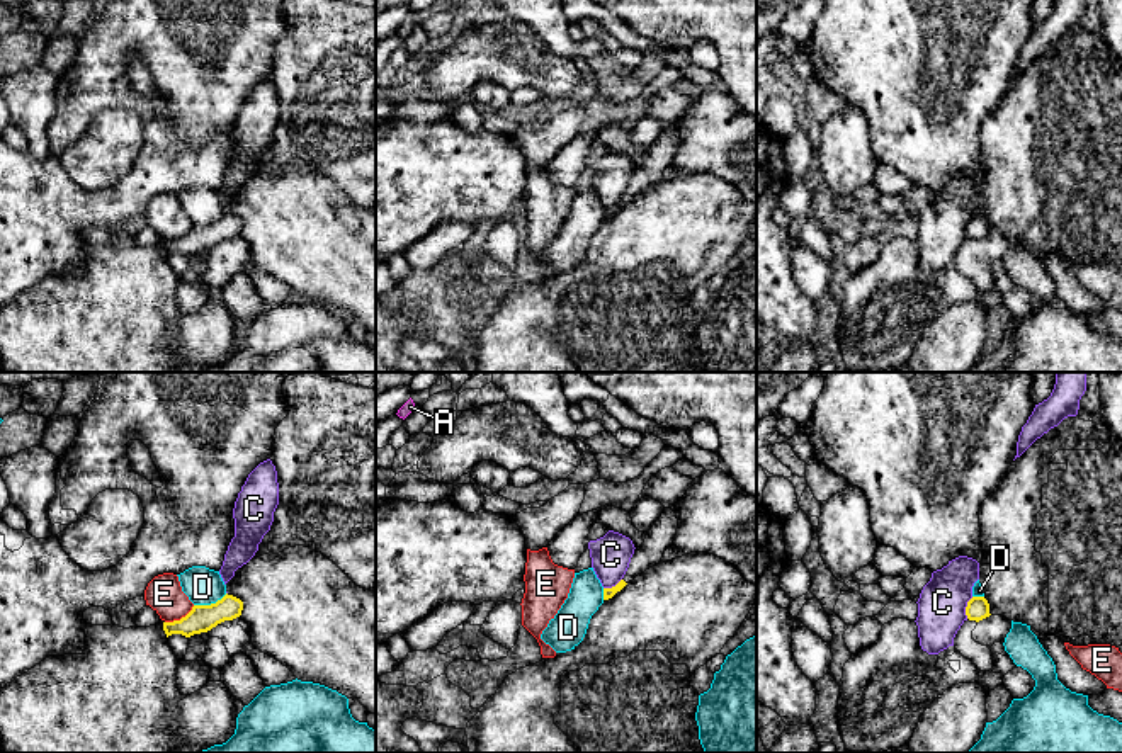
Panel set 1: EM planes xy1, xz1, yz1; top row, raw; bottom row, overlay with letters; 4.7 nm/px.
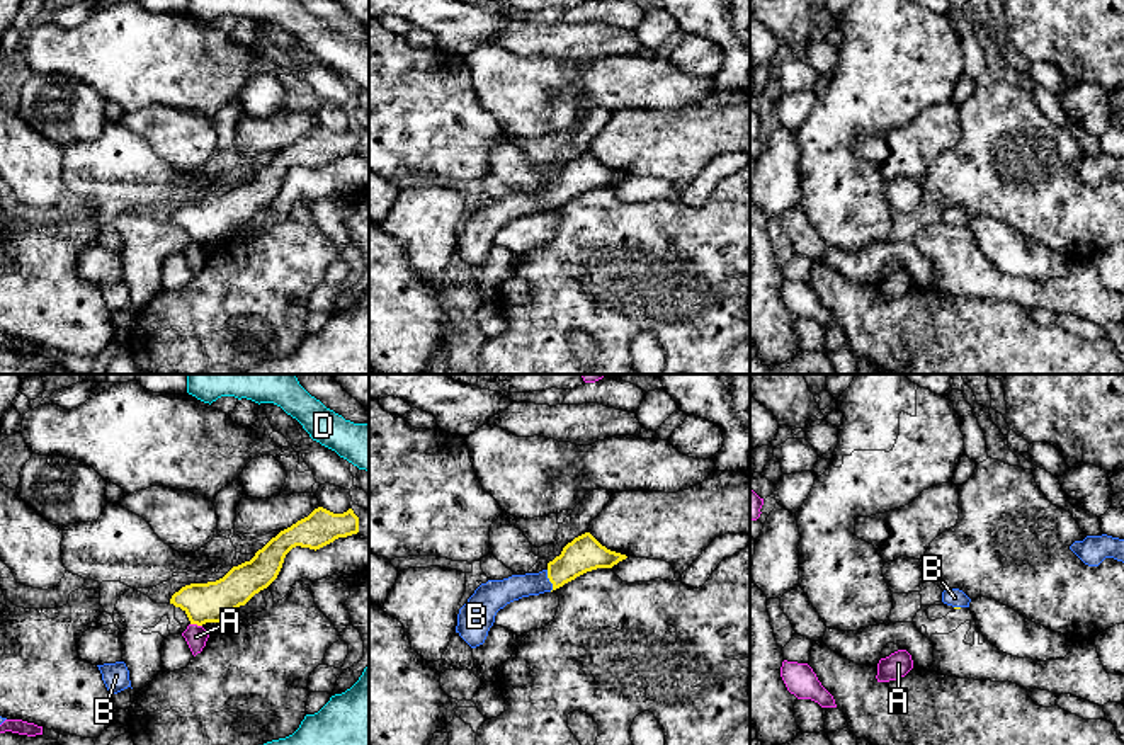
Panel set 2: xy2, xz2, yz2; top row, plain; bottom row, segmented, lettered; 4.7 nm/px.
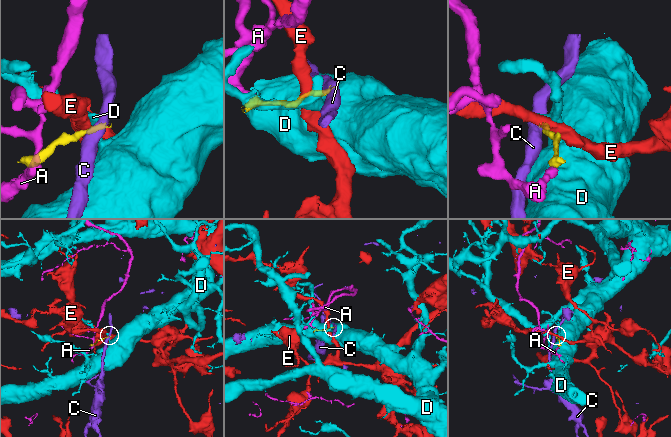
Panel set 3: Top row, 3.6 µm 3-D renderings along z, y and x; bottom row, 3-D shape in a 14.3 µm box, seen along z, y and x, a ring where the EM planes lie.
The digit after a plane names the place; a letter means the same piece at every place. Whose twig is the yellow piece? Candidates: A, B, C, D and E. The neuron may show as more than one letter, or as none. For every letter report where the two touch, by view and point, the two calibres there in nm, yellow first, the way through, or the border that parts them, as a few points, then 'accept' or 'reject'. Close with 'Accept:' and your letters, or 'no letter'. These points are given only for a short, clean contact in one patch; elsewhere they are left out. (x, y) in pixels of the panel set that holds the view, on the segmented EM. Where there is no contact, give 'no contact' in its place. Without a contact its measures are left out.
A: contact xy2 (196, 623); calibres 190 and 110 nm; border xy2 (191, 623), (201, 626); reject
B: contact xz2 (550, 580); calibres 170 and 130 nm; way xz2 (584, 553), (550, 580), (499, 592); accept
C: contact yz1 (966, 607); calibres 110 and 220 nm; border yz1 (973, 597), (968, 602), (966, 617); reject
D: contact xy1 (211, 604); calibres 130 and 170 nm; border xy1 (226, 594), (215, 602), (194, 605); reject
E: contact xy1 (181, 619); calibres 130 and 180 nm; border xy1 (194, 605), (179, 619), (165, 622); reject
Accept: B

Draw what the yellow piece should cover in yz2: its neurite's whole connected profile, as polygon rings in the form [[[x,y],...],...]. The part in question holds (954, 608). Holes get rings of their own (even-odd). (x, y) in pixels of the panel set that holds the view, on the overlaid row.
[[[945,589],[942,592],[942,602],[954,609],[969,607],[971,599],[959,589]]]

